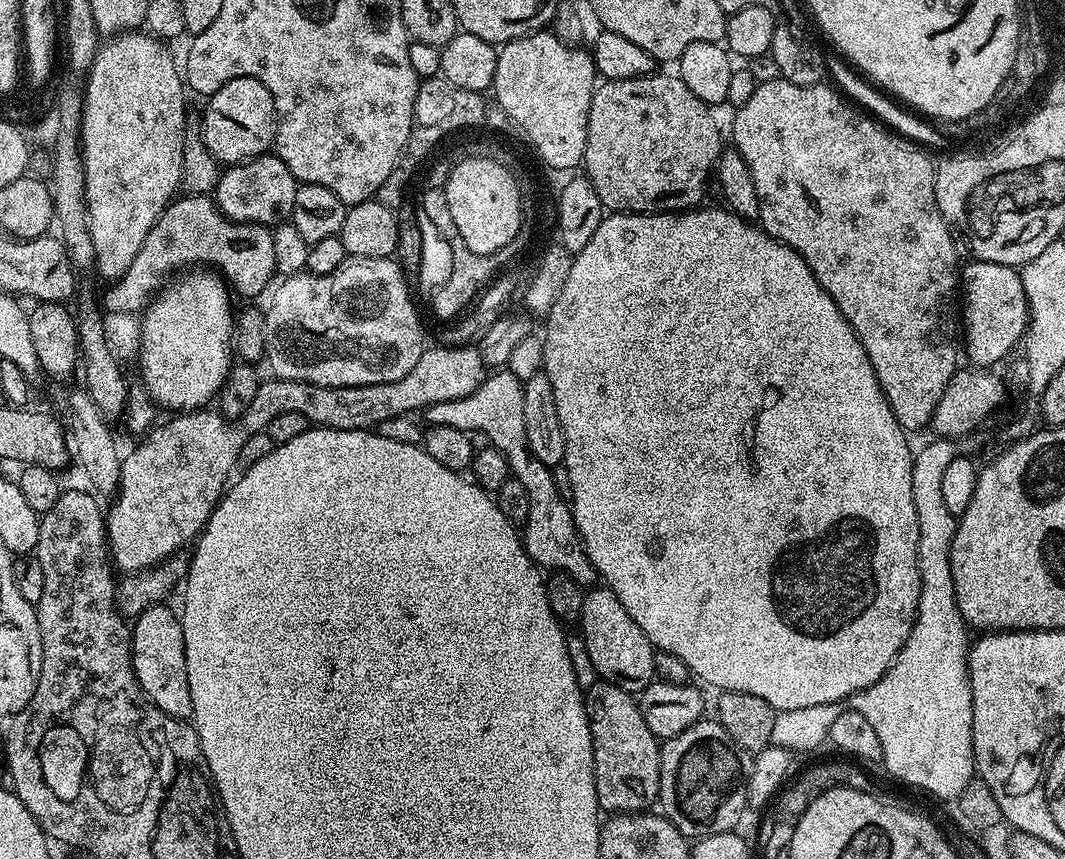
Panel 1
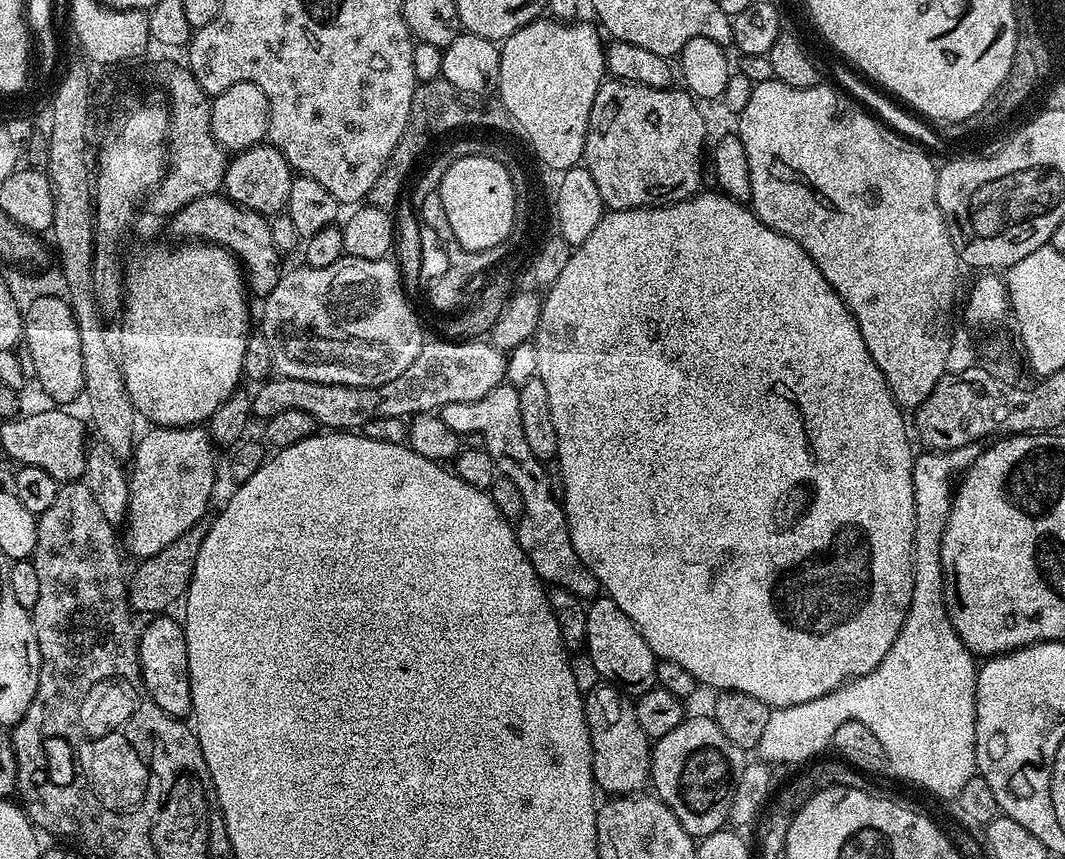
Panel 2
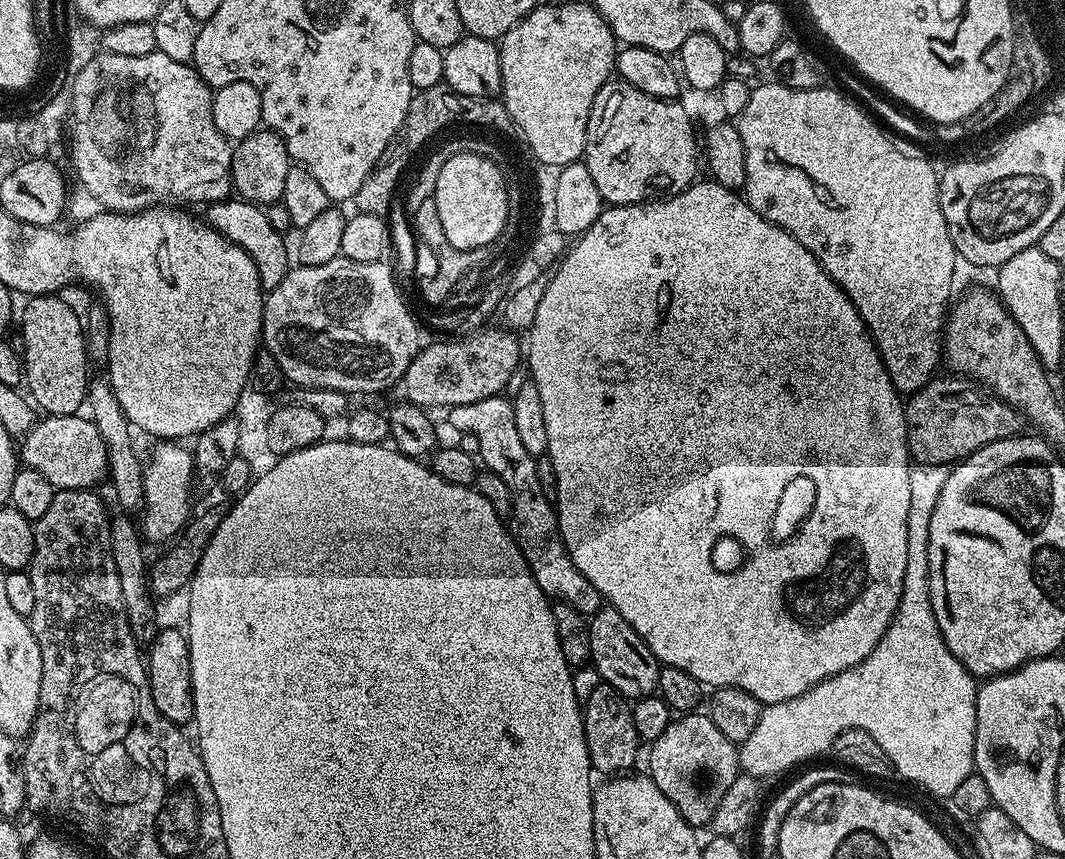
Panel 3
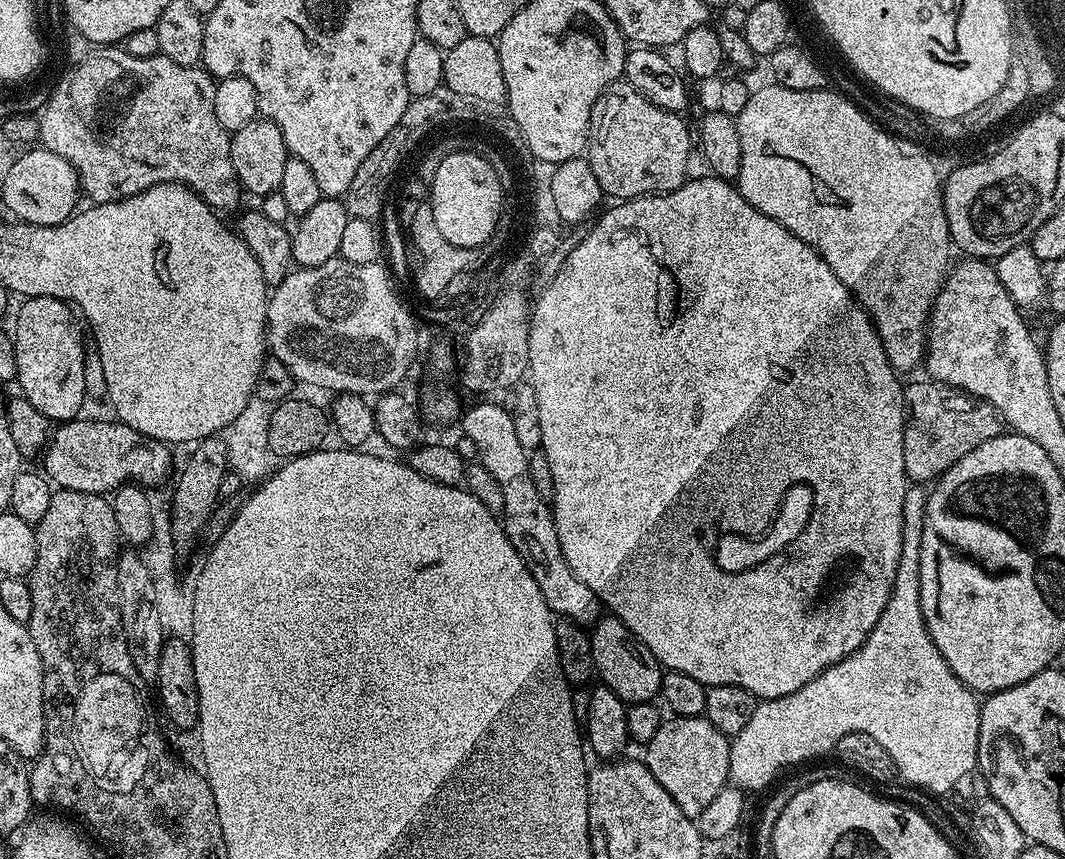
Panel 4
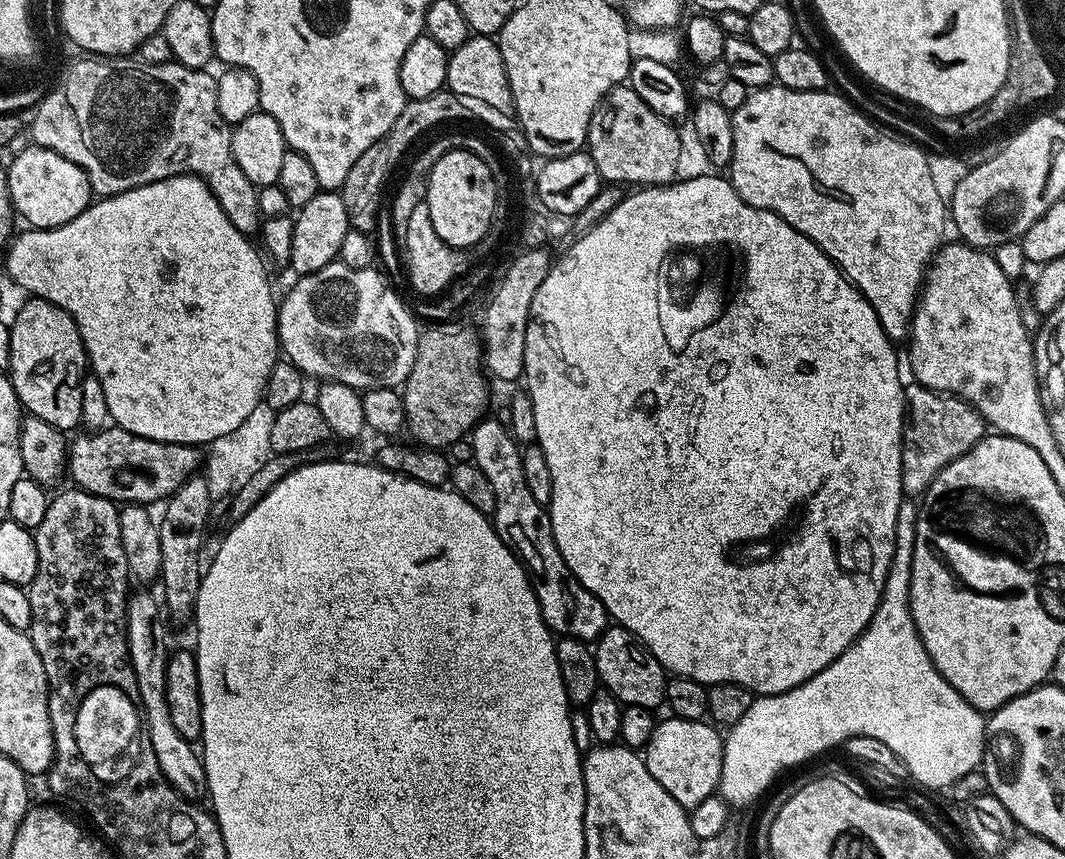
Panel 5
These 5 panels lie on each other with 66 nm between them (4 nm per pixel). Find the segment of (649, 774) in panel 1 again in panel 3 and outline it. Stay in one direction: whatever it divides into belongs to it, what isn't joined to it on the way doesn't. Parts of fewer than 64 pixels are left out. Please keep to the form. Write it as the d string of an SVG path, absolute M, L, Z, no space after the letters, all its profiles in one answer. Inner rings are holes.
M596 682L596 685L588 692L588 697L583 697L582 711L584 713L584 733L586 734L586 746L592 759L592 767L597 773L624 774L636 764L636 755L640 752L642 741L638 730L634 730L634 718L632 717L632 704L619 692L608 684Z

